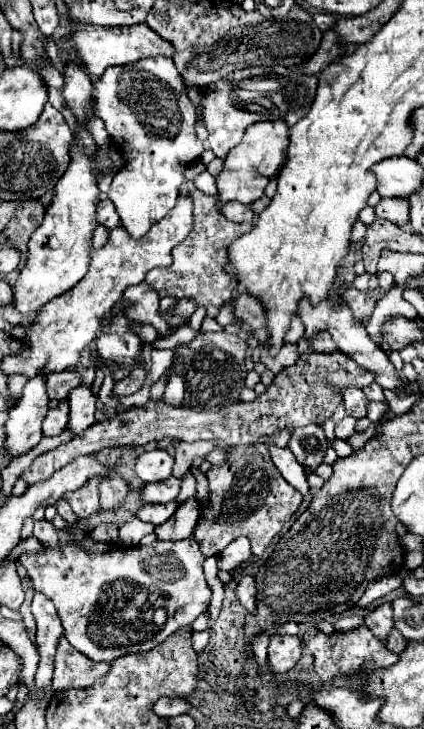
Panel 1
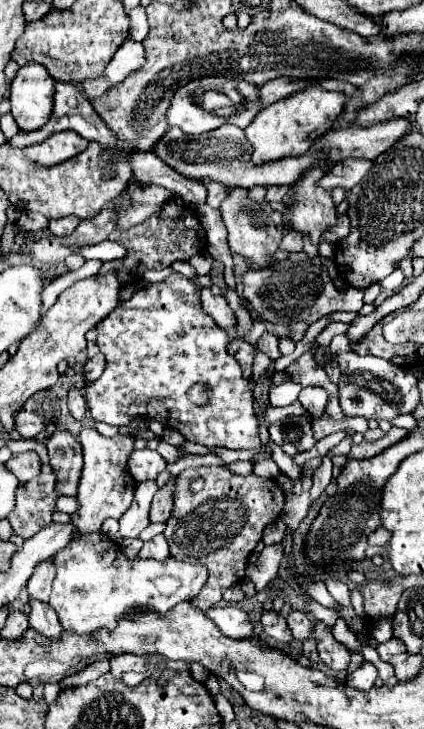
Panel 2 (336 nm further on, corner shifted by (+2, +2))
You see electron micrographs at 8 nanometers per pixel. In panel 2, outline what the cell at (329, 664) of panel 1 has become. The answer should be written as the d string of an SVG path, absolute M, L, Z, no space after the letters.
M365 661L365 663L361 665L361 669L355 669L353 673L349 673L347 685L355 687L355 689L369 691L369 689L373 687L375 679L377 679L377 669L375 669L375 665L371 665L371 663Z

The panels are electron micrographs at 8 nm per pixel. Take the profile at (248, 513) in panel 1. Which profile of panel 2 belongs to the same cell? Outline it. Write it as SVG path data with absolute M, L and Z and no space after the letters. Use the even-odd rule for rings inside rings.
M193 467L179 473L173 497L175 507L163 535L175 559L201 563L209 569L209 581L193 603L199 609L215 607L225 589L243 581L247 557L261 539L263 529L281 515L285 495L271 479L233 475L225 467ZM197 477L205 481L205 487L193 493L191 483Z

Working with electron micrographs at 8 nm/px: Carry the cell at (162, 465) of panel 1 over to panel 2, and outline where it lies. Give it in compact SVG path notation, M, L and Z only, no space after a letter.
M143 449L143 451L133 451L131 453L131 457L127 461L127 467L129 467L133 479L141 483L141 481L155 481L157 475L161 471L165 471L167 463L157 451Z

